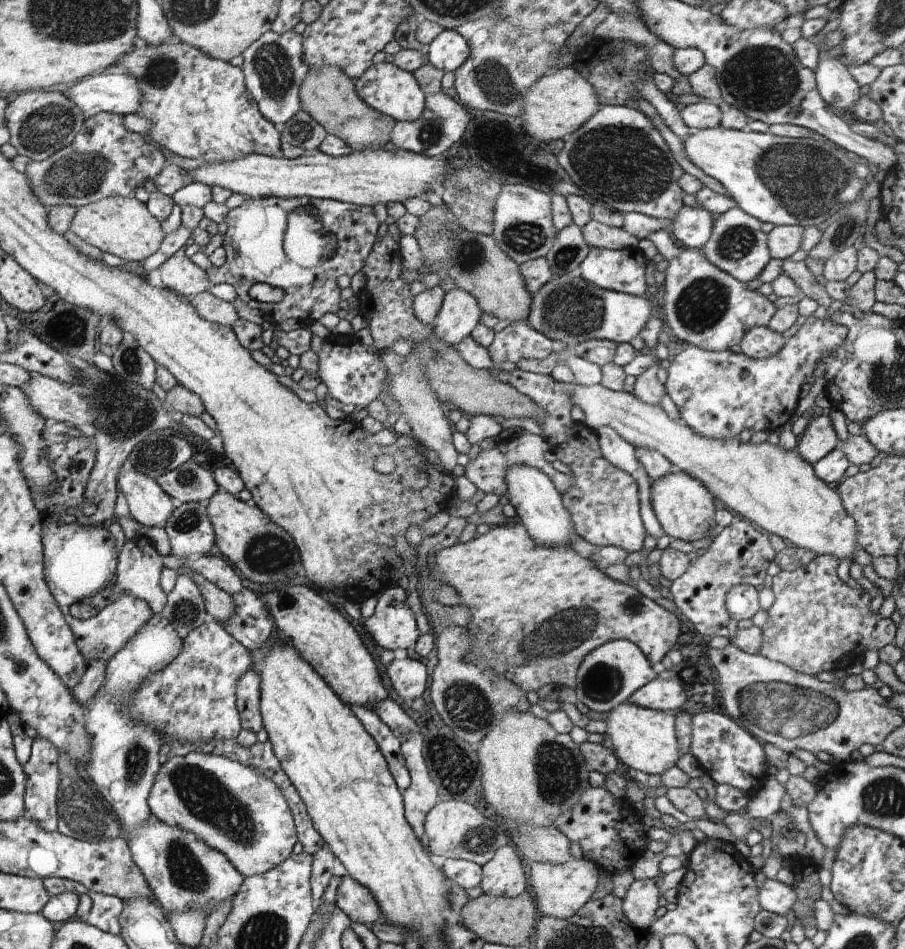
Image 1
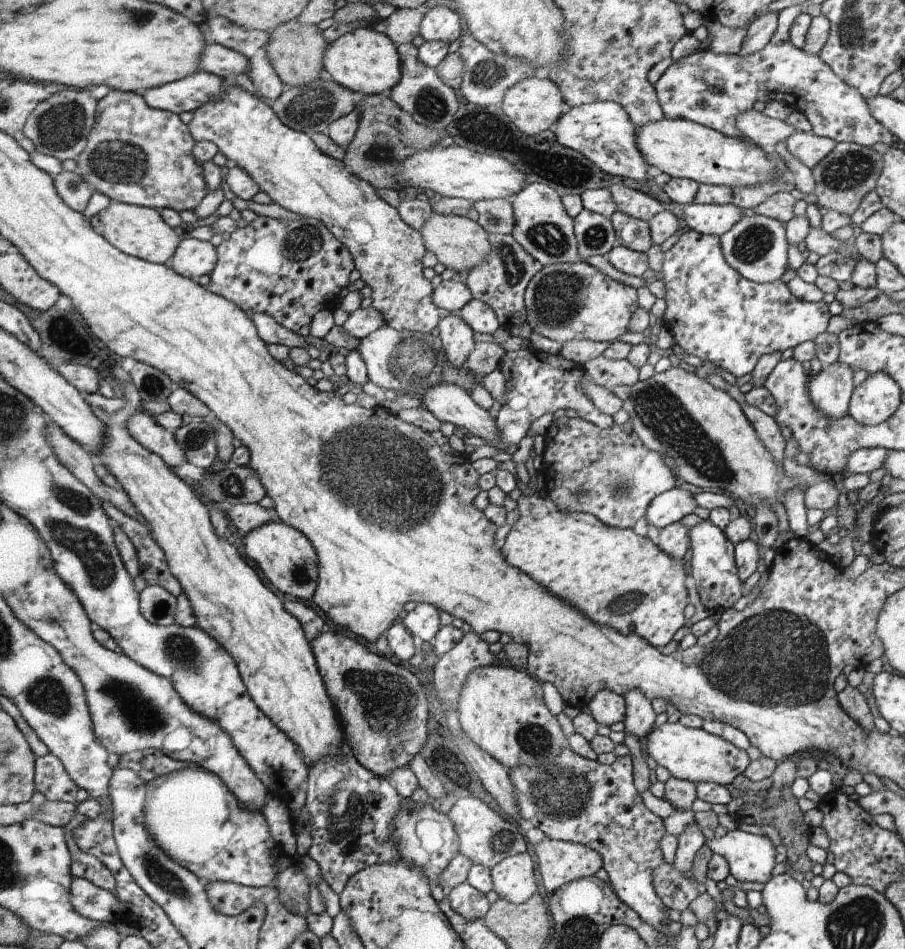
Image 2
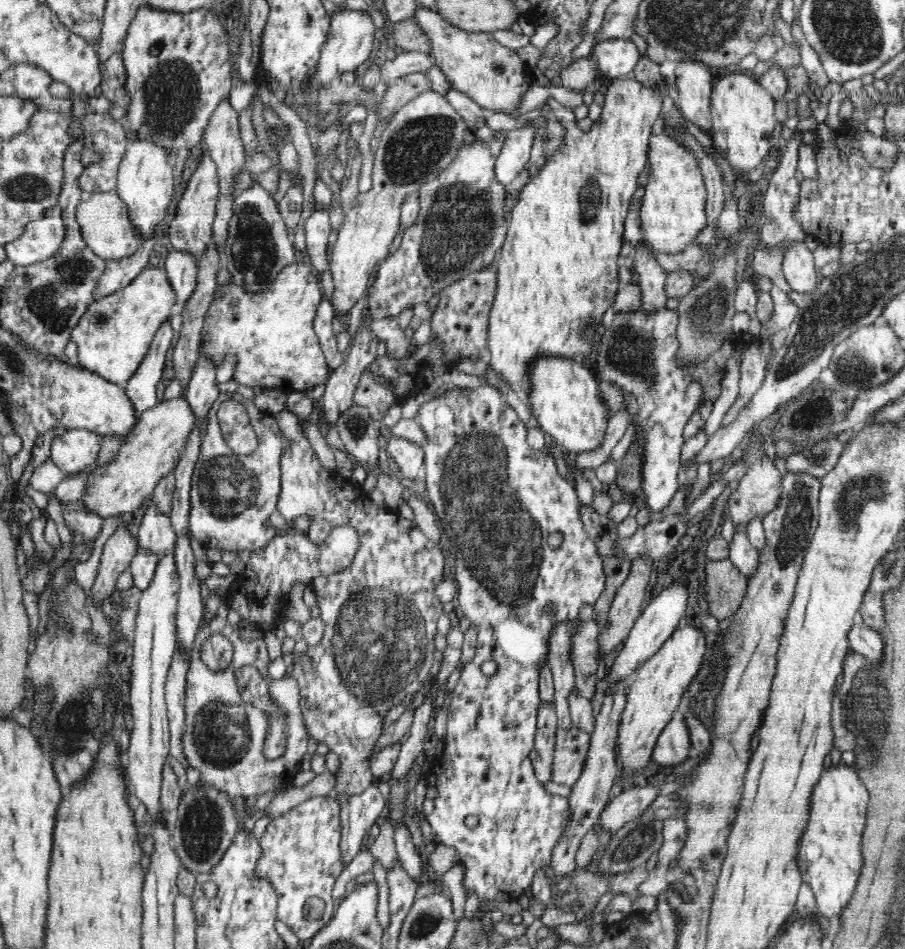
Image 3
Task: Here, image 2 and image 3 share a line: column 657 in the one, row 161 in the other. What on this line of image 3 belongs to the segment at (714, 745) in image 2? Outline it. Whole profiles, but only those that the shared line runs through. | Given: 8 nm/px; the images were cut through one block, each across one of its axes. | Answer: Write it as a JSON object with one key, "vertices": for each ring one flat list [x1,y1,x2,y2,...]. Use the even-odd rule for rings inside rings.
{"vertices":[[728,74,720,78,711,90,710,110,713,146,729,163,735,175,748,177,767,156,775,137,775,100,772,95,748,74]]}

